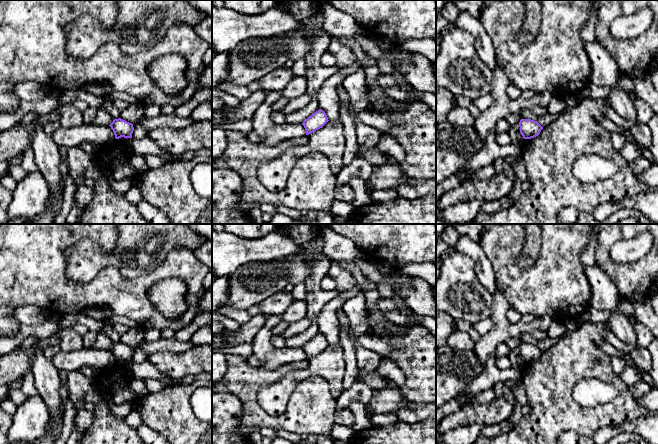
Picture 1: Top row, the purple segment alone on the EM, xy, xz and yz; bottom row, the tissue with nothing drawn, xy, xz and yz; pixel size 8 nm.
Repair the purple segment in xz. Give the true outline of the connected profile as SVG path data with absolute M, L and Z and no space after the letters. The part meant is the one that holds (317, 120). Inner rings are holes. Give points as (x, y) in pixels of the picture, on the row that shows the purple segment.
M319 109L307 119L305 119L302 125L306 130L306 135L309 135L314 131L322 128L328 121L329 120L326 113L322 109Z

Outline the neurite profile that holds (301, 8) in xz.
M276 0L275 5L304 19L316 14L320 9L321 3L318 0Z

